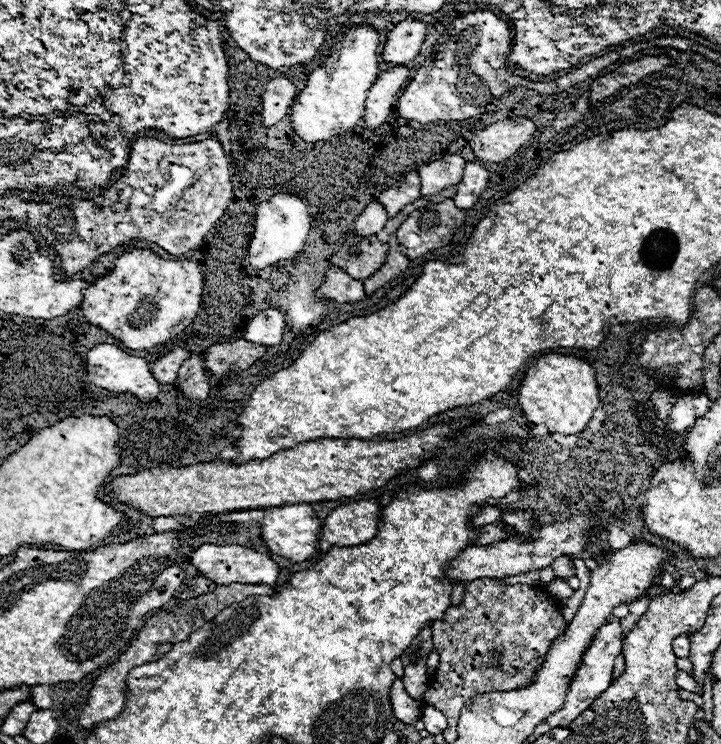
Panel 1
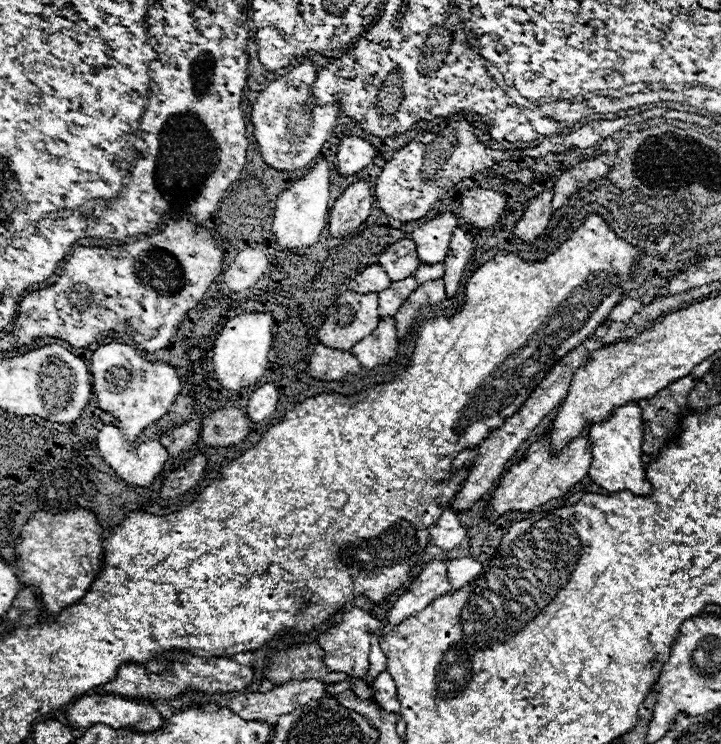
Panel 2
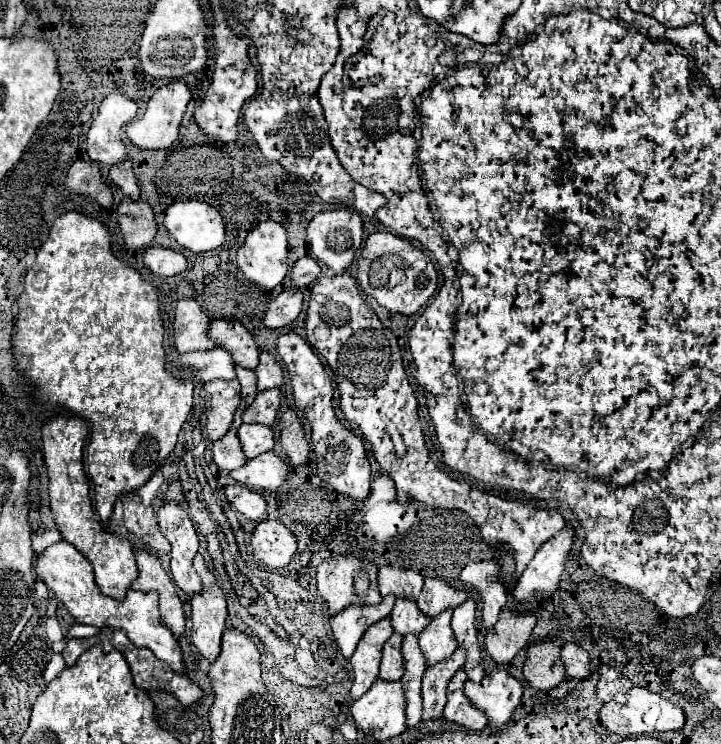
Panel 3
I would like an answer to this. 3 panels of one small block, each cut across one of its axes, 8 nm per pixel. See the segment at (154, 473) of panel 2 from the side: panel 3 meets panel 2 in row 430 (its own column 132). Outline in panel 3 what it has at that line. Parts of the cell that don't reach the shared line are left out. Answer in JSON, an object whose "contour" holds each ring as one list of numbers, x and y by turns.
{"contour":[[110,94,102,106,98,116,94,118,88,132,88,156,98,164,114,166,124,162,126,146,124,146,124,126,134,122,138,114,138,106,132,98,124,94]]}

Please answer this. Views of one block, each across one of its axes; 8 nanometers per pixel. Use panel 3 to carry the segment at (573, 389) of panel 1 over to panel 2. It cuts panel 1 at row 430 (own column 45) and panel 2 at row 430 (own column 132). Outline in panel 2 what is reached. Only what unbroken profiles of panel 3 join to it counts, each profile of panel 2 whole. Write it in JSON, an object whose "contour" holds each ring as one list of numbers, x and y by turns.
{"contour":[[638,404,618,406,612,416,600,424,590,426,590,442,592,442,592,464,588,476,608,492,630,490,636,496,648,496,652,492,652,484,646,480,646,468,642,464,642,410]]}

